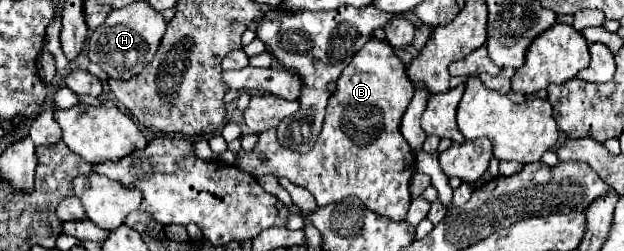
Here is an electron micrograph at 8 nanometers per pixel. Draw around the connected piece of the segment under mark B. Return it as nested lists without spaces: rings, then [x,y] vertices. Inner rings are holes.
[[[370,38],[342,70],[336,84],[336,92],[326,106],[322,132],[310,152],[298,154],[286,150],[278,146],[276,130],[266,130],[260,134],[252,152],[236,158],[236,166],[254,178],[264,174],[288,178],[292,184],[310,190],[318,206],[340,202],[346,196],[358,196],[368,210],[400,222],[410,206],[408,184],[416,172],[416,158],[398,130],[400,118],[414,96],[404,64],[386,40]],[[260,154],[266,154],[266,162],[260,162]]]

